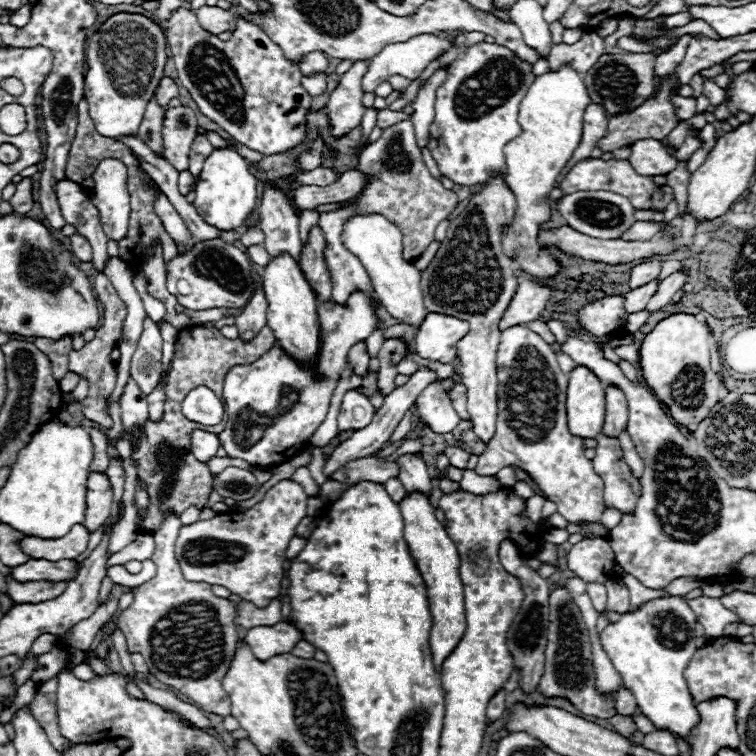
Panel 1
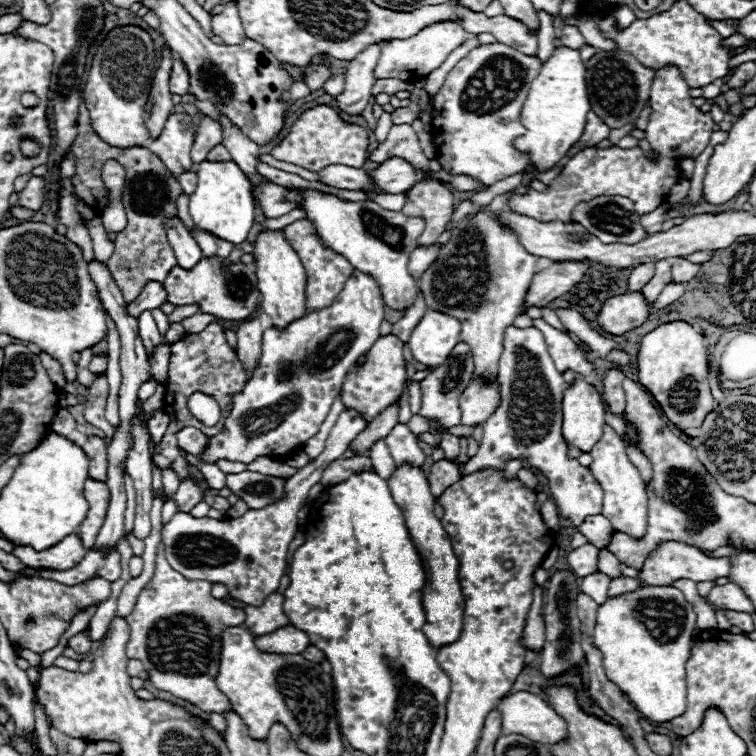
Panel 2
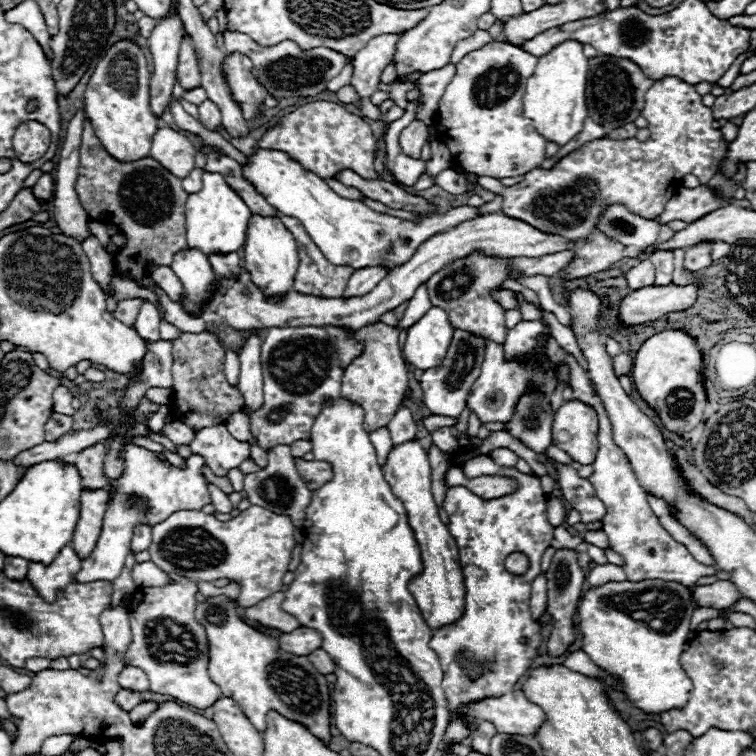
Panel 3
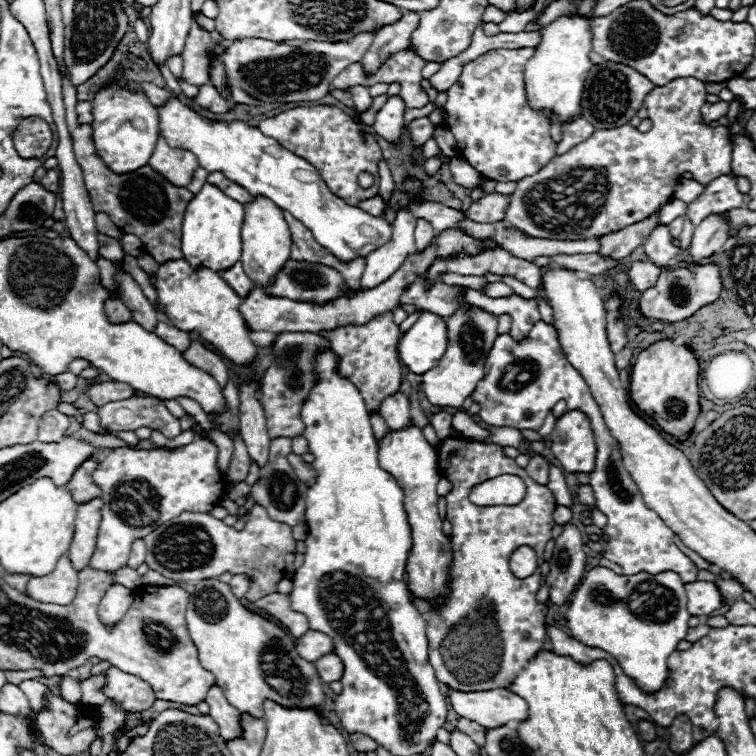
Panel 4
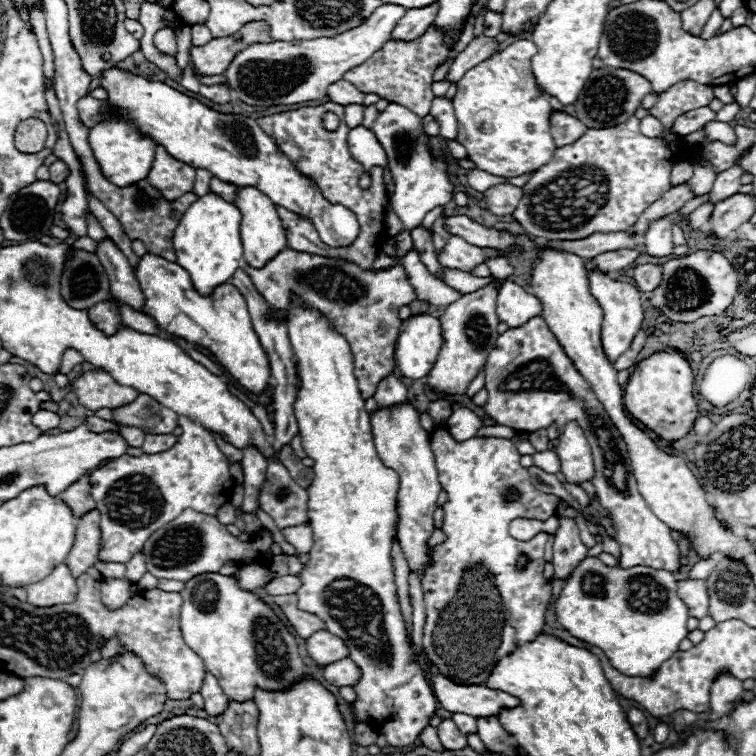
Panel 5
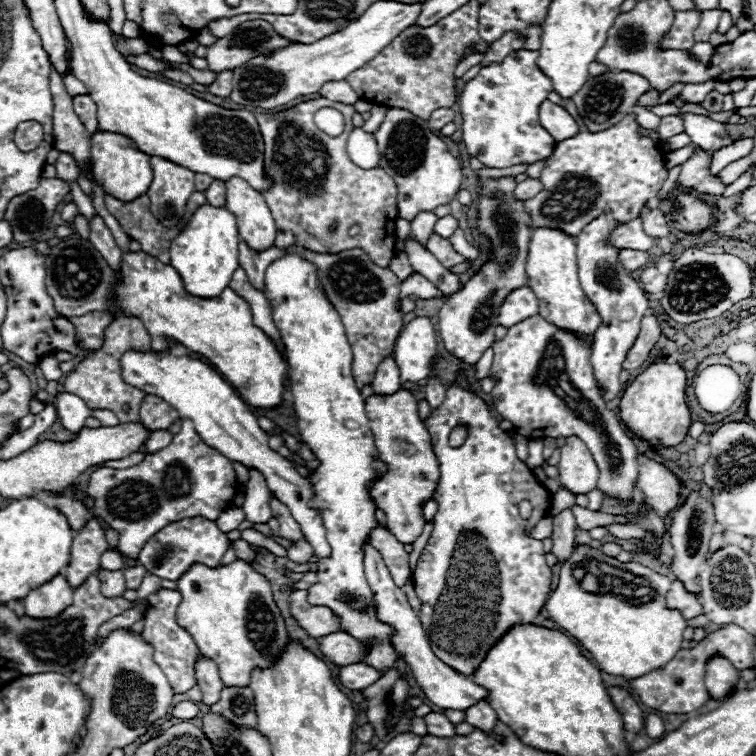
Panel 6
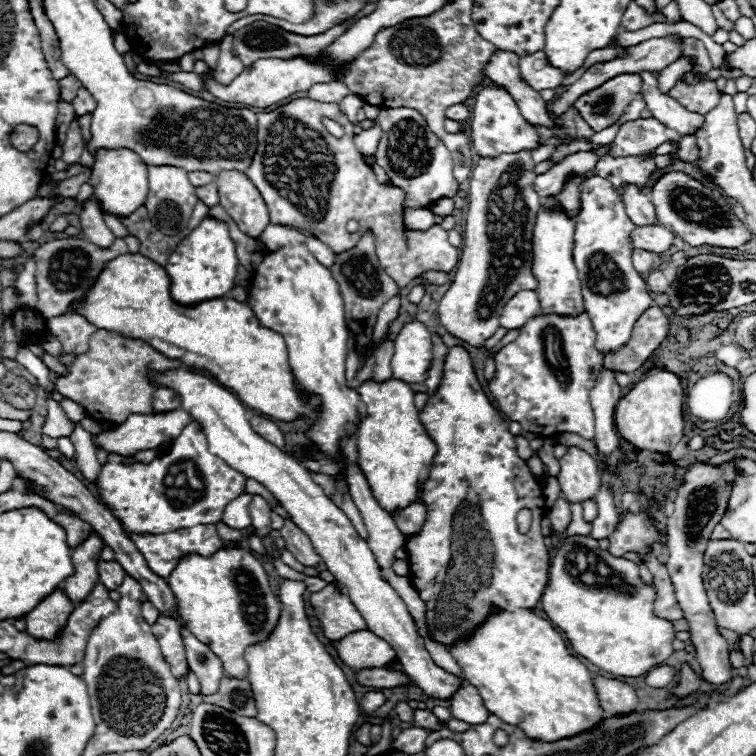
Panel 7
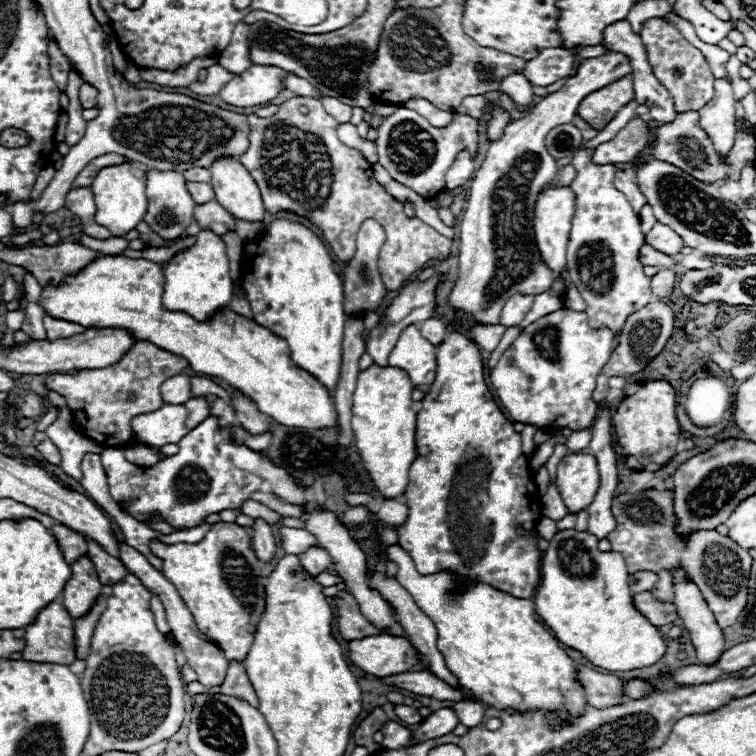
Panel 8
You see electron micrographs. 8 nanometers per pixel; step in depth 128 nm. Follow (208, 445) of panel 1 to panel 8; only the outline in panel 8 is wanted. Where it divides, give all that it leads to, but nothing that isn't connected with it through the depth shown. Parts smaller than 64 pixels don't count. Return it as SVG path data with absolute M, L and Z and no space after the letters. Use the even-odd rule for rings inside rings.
M174 376L162 384L162 402L164 404L182 404L190 400L190 382L188 376Z

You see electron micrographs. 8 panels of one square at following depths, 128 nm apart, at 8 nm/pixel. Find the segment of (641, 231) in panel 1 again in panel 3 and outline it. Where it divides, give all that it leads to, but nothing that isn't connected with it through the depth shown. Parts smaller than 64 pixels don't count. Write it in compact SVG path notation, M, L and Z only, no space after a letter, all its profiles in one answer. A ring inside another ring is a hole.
M682 186L668 200L668 206L664 208L664 212L656 220L660 224L668 224L672 220L694 222L694 220L702 218L704 214L720 208L724 202L734 202L734 200L722 200L706 186L698 186L698 188L684 188Z

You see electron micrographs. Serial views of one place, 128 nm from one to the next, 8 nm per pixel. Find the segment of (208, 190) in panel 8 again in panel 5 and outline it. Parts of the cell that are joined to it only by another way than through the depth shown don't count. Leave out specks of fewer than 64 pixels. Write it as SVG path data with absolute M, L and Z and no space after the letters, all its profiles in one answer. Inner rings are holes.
M212 178L212 180L210 180L210 190L212 190L214 194L218 194L220 198L228 200L228 202L234 202L236 192L238 192L238 188L236 188L234 184L222 182L222 180L218 180L218 178Z

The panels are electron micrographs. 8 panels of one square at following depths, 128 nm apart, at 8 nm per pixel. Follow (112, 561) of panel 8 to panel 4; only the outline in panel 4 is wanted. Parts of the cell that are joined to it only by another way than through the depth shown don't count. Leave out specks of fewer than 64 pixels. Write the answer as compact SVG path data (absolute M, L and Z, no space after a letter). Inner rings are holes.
M120 584L110 586L98 606L98 614L104 626L114 626L116 622L120 622L120 618L124 618L124 614L128 612L130 604L132 604L132 590Z

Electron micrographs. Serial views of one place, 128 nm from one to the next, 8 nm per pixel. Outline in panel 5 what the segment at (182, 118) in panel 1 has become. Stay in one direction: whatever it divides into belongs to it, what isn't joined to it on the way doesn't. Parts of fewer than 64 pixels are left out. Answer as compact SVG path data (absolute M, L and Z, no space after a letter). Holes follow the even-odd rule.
M156 146L156 156L148 180L162 192L164 198L174 200L190 192L194 186L194 178L196 178L196 168L166 154L164 146Z

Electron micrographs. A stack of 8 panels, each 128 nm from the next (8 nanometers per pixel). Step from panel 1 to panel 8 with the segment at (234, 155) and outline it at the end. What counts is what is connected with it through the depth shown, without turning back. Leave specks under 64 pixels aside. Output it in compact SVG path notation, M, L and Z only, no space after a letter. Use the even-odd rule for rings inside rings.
M200 230L196 234L196 242L182 254L174 256L170 264L164 268L164 278L164 306L168 310L184 312L196 320L208 320L214 314L214 310L226 308L234 290L234 280L230 278L230 264L226 256L226 244L212 230Z

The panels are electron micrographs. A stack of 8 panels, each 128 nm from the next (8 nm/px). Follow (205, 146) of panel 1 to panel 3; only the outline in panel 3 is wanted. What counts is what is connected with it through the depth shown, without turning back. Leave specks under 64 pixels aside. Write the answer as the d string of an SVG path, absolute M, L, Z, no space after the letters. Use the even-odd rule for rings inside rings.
M204 100L200 106L200 122L208 130L216 130L220 126L220 110L212 100Z

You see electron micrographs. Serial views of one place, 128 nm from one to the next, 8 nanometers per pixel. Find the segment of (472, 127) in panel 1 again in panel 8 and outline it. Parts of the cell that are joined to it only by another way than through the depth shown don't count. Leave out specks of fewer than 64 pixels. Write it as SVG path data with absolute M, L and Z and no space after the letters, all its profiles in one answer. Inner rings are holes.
M546 48L524 66L524 76L532 86L550 86L560 78L566 78L572 70L574 54L564 48ZM496 104L488 108L488 114L490 114L490 120L486 122L486 138L488 138L490 144L492 144L492 142L496 142L496 140L502 138L506 126L510 124L510 118L508 118L508 114L502 110L502 106L496 106Z

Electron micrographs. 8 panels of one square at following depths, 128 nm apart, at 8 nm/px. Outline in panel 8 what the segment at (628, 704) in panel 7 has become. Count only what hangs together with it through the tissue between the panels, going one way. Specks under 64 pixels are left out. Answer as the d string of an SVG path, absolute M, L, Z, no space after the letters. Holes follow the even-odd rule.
M578 666L578 680L586 690L588 702L594 708L610 708L612 704L626 702L624 696L624 682L616 676L594 672L586 666Z

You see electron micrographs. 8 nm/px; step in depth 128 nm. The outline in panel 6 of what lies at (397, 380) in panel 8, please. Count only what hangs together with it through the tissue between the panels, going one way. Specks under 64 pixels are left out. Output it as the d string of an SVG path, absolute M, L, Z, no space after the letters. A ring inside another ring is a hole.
M398 390L392 396L370 396L366 400L368 420L374 434L374 444L380 458L388 464L388 472L372 488L372 496L380 510L386 514L388 530L402 544L412 544L426 524L422 516L422 506L432 500L438 488L438 460L430 444L430 434L418 416L418 402L408 390Z

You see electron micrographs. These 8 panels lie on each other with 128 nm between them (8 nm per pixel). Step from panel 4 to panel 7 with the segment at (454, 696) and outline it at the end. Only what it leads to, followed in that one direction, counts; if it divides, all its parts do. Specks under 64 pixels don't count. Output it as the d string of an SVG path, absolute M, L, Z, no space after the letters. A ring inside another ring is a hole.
M180 368L166 370L164 374L152 374L152 382L156 382L156 388L168 386L176 390L182 410L188 410L192 418L200 422L212 454L228 462L228 466L240 470L246 478L258 480L284 504L294 524L304 530L304 534L308 534L326 568L340 580L340 584L346 586L348 596L366 620L368 630L384 638L396 650L396 660L402 664L402 670L408 674L412 684L430 698L450 700L464 680L434 664L404 600L382 578L382 568L378 566L374 552L368 548L368 542L358 536L348 516L324 494L324 490L310 478L310 474L294 458L286 456L280 448L260 438L260 434L252 430L246 418L244 404L228 388L216 384L212 378Z

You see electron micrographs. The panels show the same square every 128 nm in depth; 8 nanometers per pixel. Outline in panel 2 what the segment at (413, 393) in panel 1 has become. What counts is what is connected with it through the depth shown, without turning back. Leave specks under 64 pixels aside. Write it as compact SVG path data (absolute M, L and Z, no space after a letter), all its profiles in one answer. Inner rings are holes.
M394 402L394 406L386 408L384 412L380 412L348 446L348 450L342 454L342 458L350 458L350 456L362 456L366 454L378 440L386 438L388 432L392 432L392 428L398 424L398 412L400 412L400 404Z

